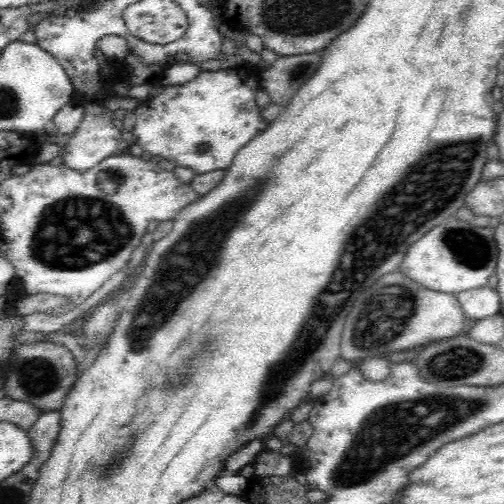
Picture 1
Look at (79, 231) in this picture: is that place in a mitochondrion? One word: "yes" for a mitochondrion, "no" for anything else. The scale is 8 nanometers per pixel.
yes

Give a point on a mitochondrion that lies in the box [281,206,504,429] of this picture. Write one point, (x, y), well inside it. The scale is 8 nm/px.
(376, 320)

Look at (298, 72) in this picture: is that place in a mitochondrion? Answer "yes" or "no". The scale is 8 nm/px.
yes

